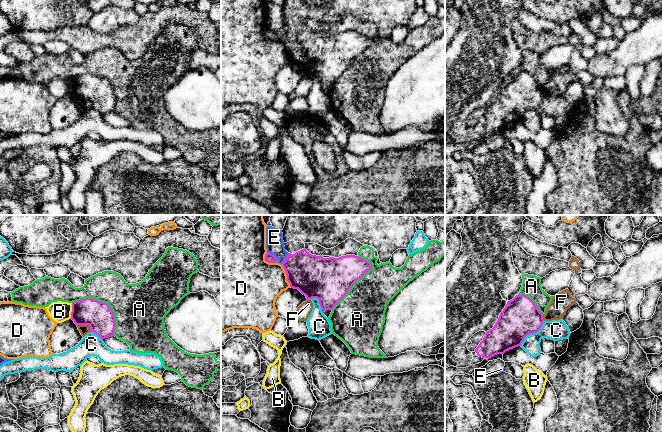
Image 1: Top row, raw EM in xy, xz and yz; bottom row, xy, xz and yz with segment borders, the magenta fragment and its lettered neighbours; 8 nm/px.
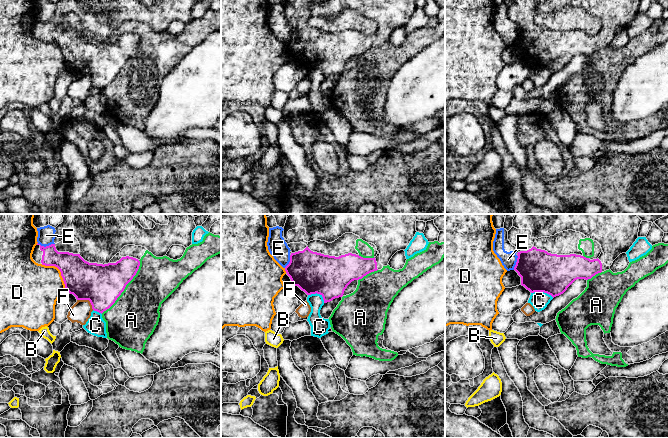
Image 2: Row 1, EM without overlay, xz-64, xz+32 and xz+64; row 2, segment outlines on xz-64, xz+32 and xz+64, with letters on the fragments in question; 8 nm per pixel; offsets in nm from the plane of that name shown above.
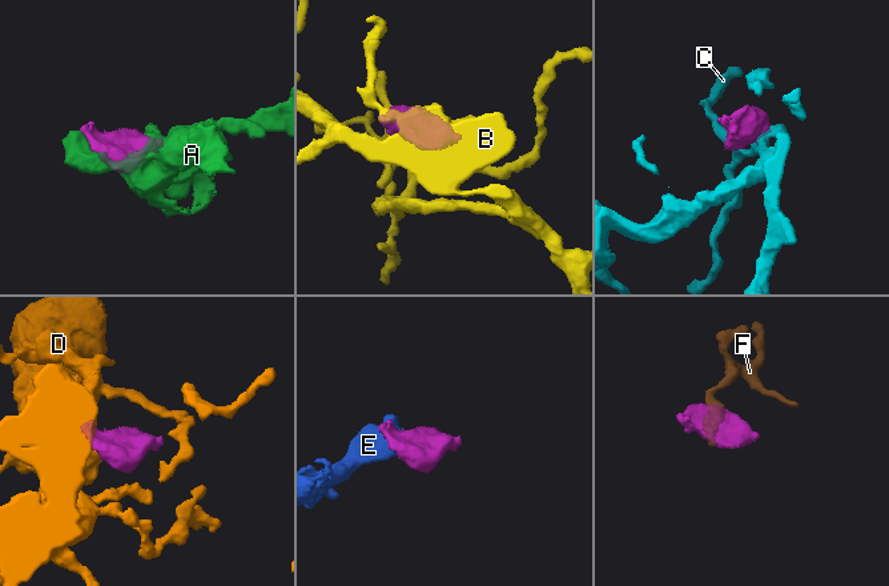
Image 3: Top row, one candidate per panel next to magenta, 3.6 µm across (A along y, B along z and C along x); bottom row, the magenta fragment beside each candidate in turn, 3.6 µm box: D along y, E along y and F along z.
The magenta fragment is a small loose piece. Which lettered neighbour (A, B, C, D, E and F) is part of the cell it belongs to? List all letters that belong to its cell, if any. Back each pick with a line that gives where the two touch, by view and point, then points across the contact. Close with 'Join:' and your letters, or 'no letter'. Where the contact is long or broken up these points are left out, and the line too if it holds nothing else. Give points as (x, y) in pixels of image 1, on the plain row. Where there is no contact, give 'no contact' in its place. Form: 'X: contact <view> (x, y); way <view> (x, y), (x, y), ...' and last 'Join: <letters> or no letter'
Join: no letter

